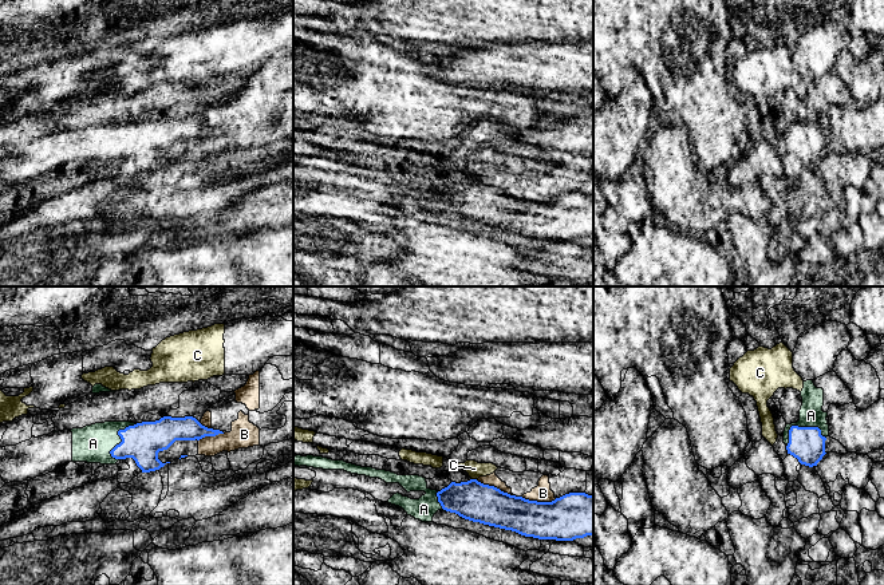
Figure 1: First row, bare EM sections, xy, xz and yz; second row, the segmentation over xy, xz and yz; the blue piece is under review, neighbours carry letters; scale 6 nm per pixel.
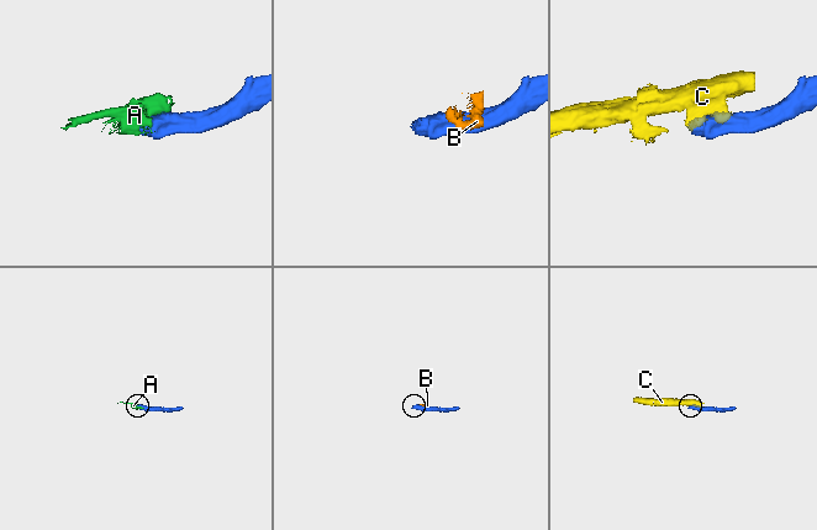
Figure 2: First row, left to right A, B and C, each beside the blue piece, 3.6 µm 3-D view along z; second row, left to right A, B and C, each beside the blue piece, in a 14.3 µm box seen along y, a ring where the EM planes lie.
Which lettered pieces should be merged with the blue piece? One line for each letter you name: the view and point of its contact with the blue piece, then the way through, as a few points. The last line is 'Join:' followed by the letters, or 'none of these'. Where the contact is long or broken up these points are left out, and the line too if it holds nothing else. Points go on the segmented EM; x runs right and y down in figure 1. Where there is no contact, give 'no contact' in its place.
A: yz (800, 427)
Join: A

